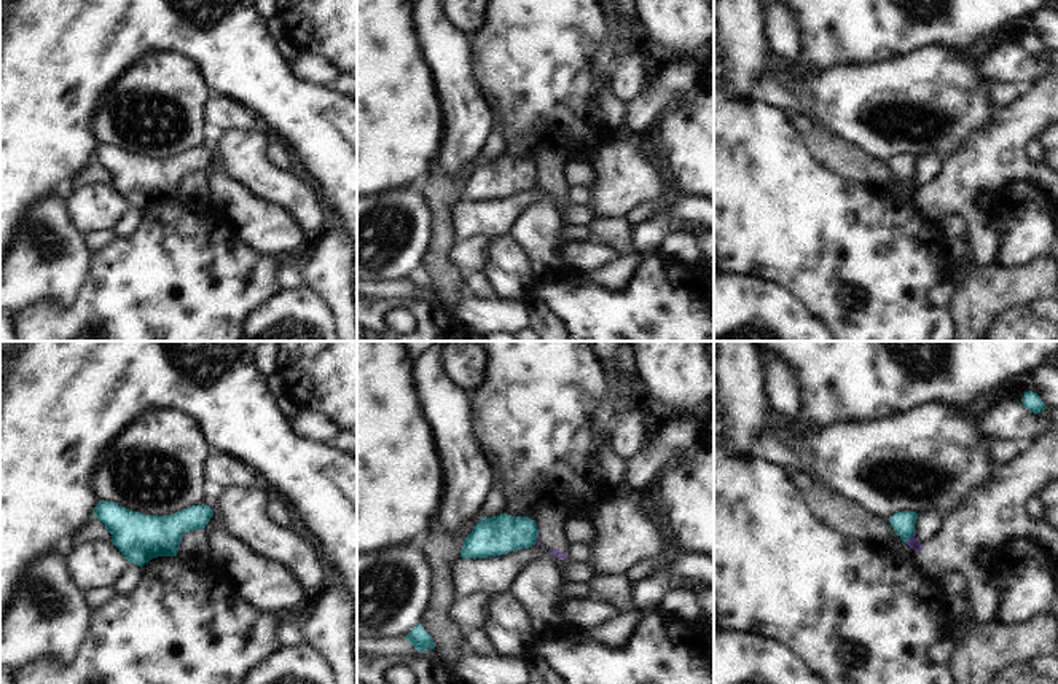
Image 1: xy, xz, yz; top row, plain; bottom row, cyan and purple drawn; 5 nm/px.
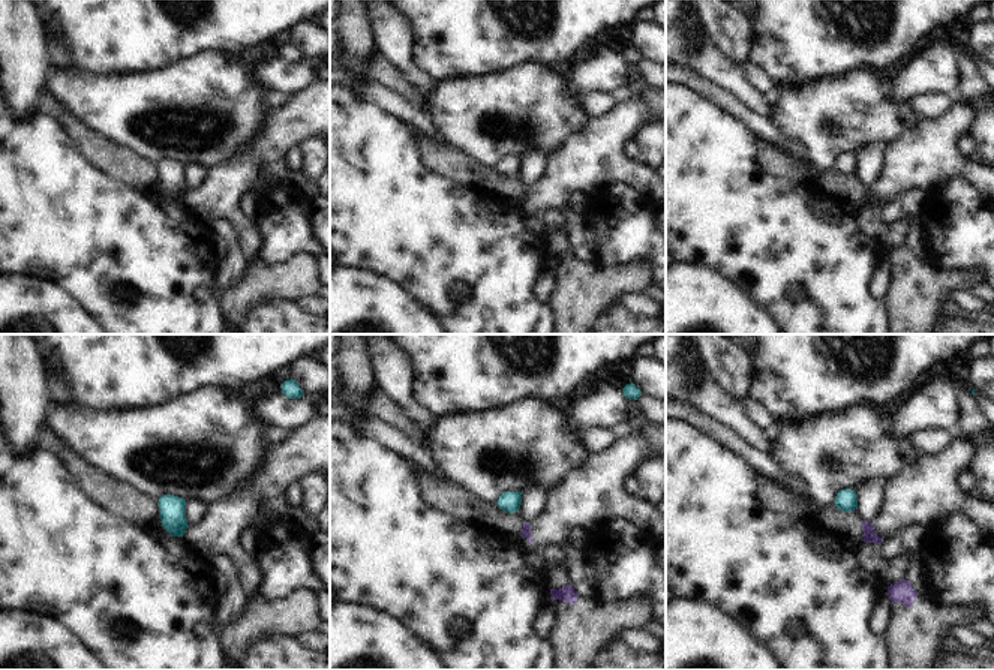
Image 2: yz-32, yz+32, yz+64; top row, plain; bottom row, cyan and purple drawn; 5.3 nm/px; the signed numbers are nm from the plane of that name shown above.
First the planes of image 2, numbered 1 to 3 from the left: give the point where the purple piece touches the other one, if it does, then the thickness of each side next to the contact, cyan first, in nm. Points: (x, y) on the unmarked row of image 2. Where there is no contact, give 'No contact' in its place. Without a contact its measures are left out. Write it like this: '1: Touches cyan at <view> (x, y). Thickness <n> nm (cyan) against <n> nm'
1: No contact
2: No contact
3: Touches cyan at yz+64 (853, 173). Thickness 120 nm (cyan) against 20 nm

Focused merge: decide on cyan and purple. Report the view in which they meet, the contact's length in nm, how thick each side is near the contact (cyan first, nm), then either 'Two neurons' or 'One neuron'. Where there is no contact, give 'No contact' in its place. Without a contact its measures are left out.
Touches cyan in yz. Shared border 60 nm. Thickness 110 nm (cyan) against 60 nm. Two neurons

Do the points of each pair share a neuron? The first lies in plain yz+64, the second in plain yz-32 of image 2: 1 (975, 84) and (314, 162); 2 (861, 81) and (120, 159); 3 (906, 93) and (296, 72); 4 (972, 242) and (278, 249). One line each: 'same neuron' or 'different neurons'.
1: same neuron
2: different neurons
3: same neuron
4: same neuron

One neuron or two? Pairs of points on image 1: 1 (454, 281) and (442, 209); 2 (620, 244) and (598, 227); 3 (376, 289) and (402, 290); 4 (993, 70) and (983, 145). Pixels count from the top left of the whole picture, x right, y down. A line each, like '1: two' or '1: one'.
1: one
2: one
3: one
4: two

